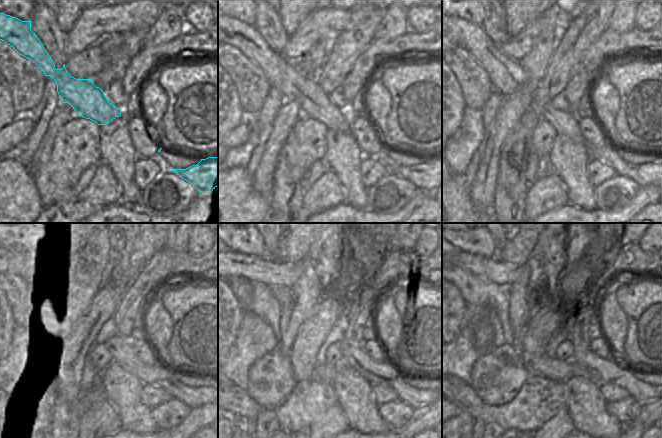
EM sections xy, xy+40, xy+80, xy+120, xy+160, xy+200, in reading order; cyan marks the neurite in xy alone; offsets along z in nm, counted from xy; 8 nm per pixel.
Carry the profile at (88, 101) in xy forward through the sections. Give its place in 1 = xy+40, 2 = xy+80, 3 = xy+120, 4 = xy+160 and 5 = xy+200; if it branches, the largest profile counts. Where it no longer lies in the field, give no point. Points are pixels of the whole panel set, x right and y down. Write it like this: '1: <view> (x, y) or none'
1: xy+40 (281, 74)
2: xy+80 (507, 76)
3: xy+120 (160, 374)
4: xy+160 (384, 372)
5: xy+200 (609, 370)

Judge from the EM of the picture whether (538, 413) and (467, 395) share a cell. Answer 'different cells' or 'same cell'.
same cell

